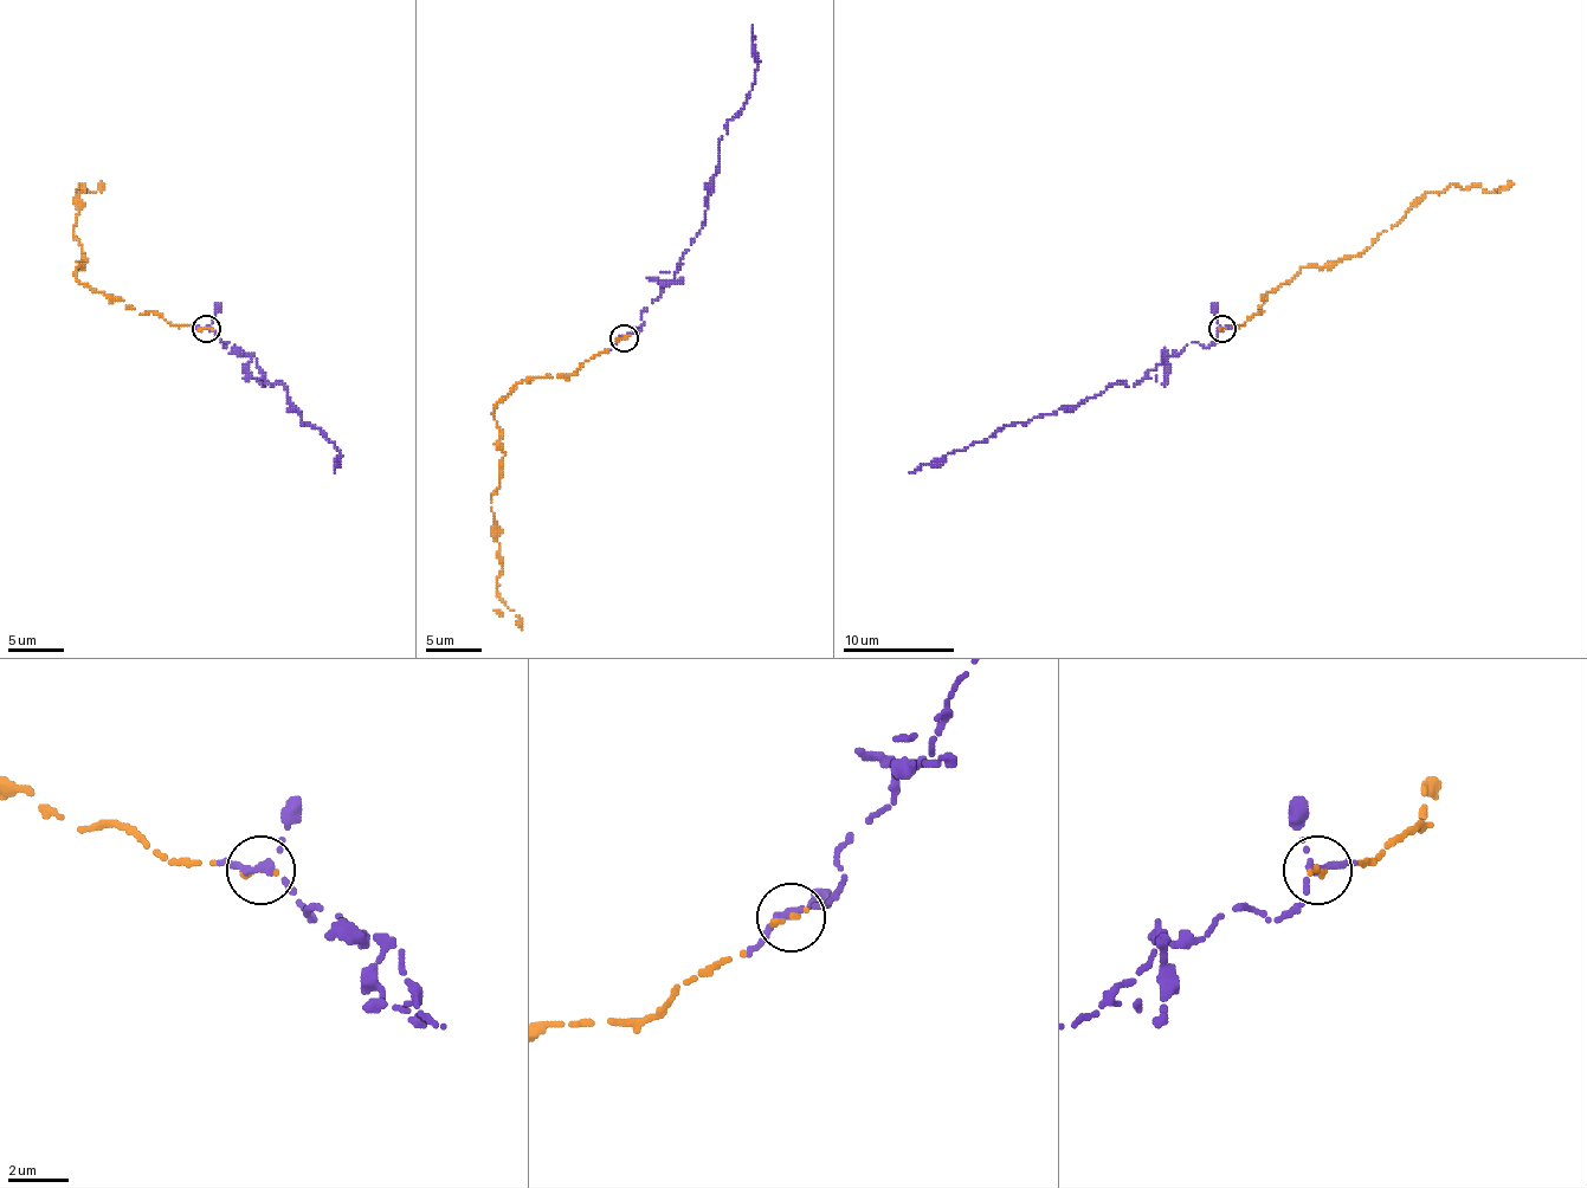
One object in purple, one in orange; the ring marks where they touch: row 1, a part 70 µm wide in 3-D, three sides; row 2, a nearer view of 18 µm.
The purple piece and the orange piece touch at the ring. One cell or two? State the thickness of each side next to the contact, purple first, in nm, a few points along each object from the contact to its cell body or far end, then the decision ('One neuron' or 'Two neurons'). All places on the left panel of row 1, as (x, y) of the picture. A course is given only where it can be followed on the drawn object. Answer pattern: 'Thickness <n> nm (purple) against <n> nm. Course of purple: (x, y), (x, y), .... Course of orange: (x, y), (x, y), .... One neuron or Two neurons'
Thickness 240 nm (purple) against 220 nm. Course of purple: (206, 328), (226, 347), (223, 342), (257, 359), (270, 386), (284, 386), (301, 423), (337, 447), (334, 472). Course of orange: (206, 328), (143, 314), (76, 278), (88, 262), (73, 231), (79, 187), (96, 192), (104, 183). One neuron

